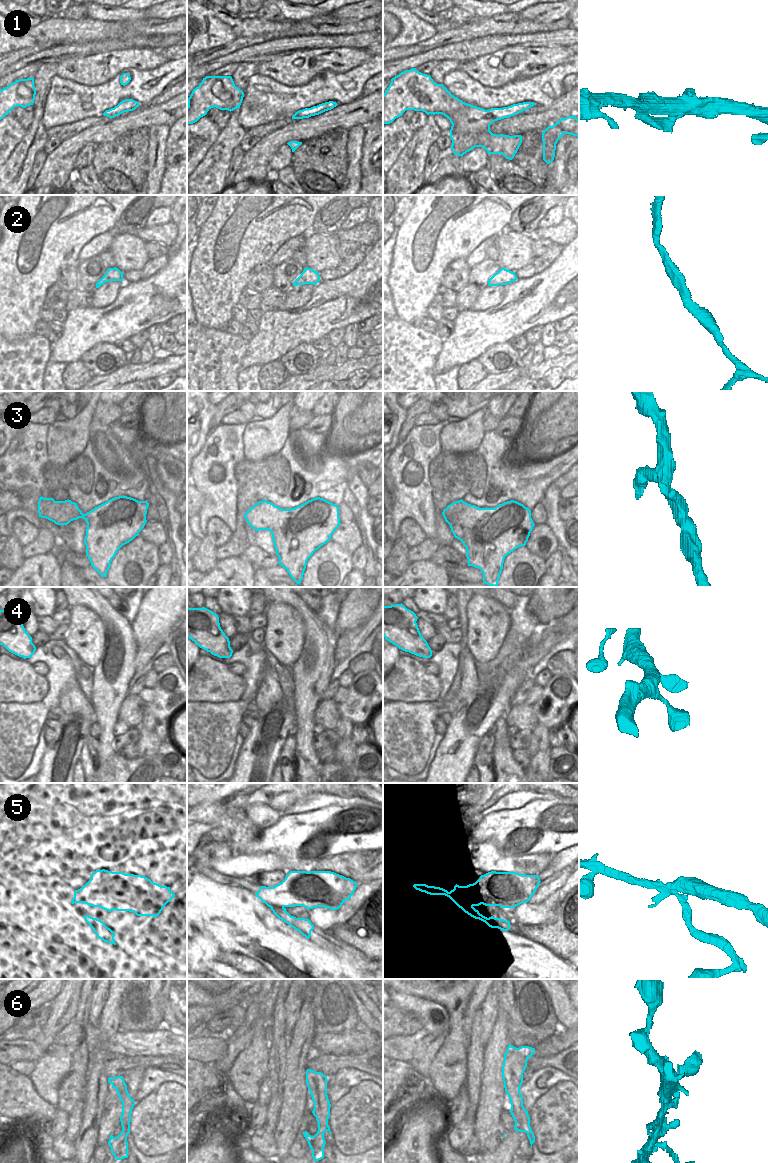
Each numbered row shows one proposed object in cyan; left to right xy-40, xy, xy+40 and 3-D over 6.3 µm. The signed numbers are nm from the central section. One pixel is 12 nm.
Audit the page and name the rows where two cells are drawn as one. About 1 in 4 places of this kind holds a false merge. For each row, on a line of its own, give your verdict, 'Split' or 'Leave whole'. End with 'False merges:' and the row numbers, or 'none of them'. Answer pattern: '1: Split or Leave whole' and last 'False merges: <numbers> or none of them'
1: Leave whole
2: Leave whole
3: Leave whole
4: Leave whole
5: Leave whole
6: Split
False merges: 6

